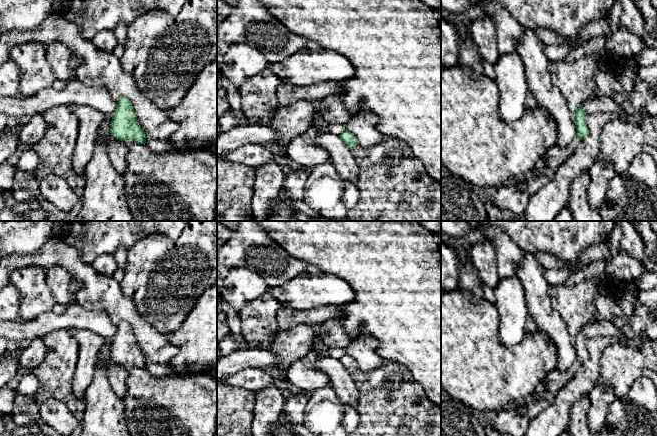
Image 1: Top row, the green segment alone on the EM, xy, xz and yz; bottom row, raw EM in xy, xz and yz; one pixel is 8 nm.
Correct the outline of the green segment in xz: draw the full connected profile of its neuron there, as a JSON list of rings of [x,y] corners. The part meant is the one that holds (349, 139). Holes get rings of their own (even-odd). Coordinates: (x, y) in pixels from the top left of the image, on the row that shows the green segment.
[[[348,131],[342,132],[339,137],[349,148],[359,169],[356,185],[360,191],[360,199],[347,211],[349,221],[441,221],[441,184],[427,173],[404,141],[383,134],[380,143],[363,148],[358,144],[356,136]]]

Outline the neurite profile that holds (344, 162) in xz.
[[[318,120],[315,122],[315,126],[318,130],[316,142],[329,153],[330,159],[338,171],[341,180],[356,185],[359,169],[349,148],[339,136],[330,133],[326,126]]]

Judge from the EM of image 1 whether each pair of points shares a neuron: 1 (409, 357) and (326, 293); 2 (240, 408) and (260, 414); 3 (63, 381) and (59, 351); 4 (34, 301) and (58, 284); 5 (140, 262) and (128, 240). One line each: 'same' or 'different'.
1: different
2: different
3: same
4: different
5: different

